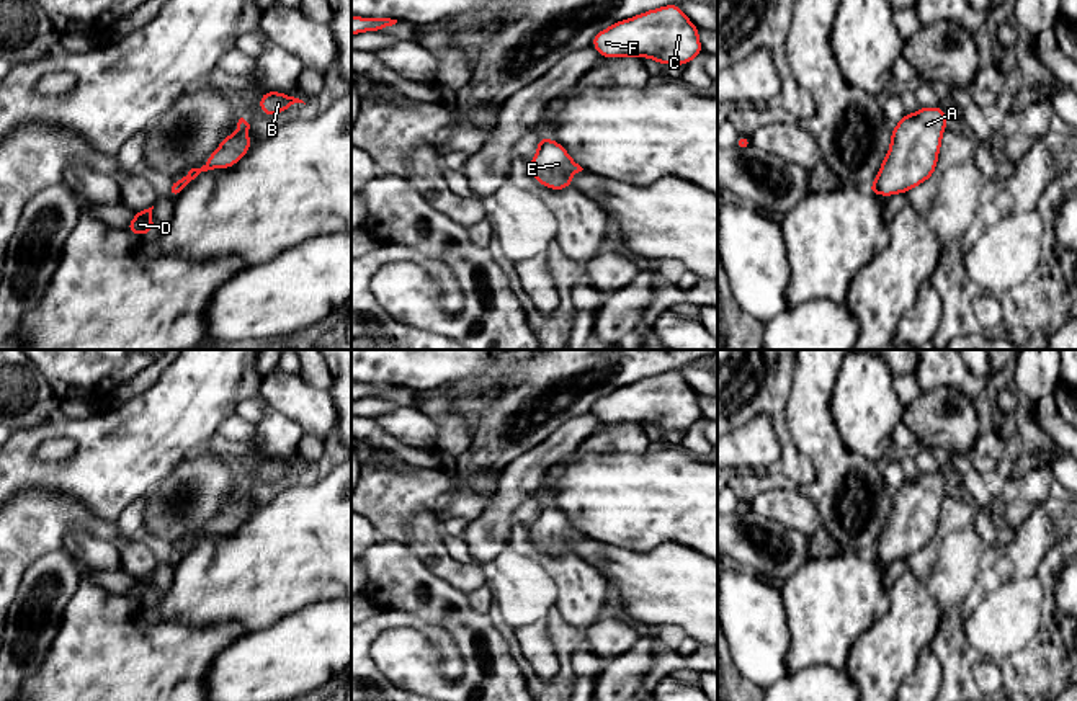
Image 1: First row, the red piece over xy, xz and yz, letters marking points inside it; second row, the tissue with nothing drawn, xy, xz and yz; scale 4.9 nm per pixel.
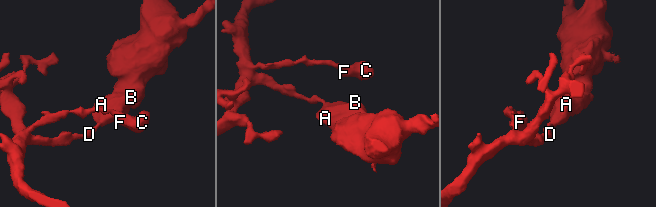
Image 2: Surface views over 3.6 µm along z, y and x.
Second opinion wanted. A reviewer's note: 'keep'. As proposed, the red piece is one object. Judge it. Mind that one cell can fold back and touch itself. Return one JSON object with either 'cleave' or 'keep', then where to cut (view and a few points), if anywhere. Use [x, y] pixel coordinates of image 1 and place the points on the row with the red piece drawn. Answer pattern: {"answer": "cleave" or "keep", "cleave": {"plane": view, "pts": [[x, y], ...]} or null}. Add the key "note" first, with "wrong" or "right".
{"note": "wrong", "answer": "cleave", "cleave": {"plane": "xy", "pts": [[177, 182], [182, 188]]}}

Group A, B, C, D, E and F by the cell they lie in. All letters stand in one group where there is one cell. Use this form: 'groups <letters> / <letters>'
groups A B E / C D F

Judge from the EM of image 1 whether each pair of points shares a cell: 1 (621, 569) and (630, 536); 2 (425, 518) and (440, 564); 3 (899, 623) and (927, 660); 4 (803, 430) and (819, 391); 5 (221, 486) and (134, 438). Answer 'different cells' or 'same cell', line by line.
1: different cells
2: same cell
3: different cells
4: same cell
5: different cells

